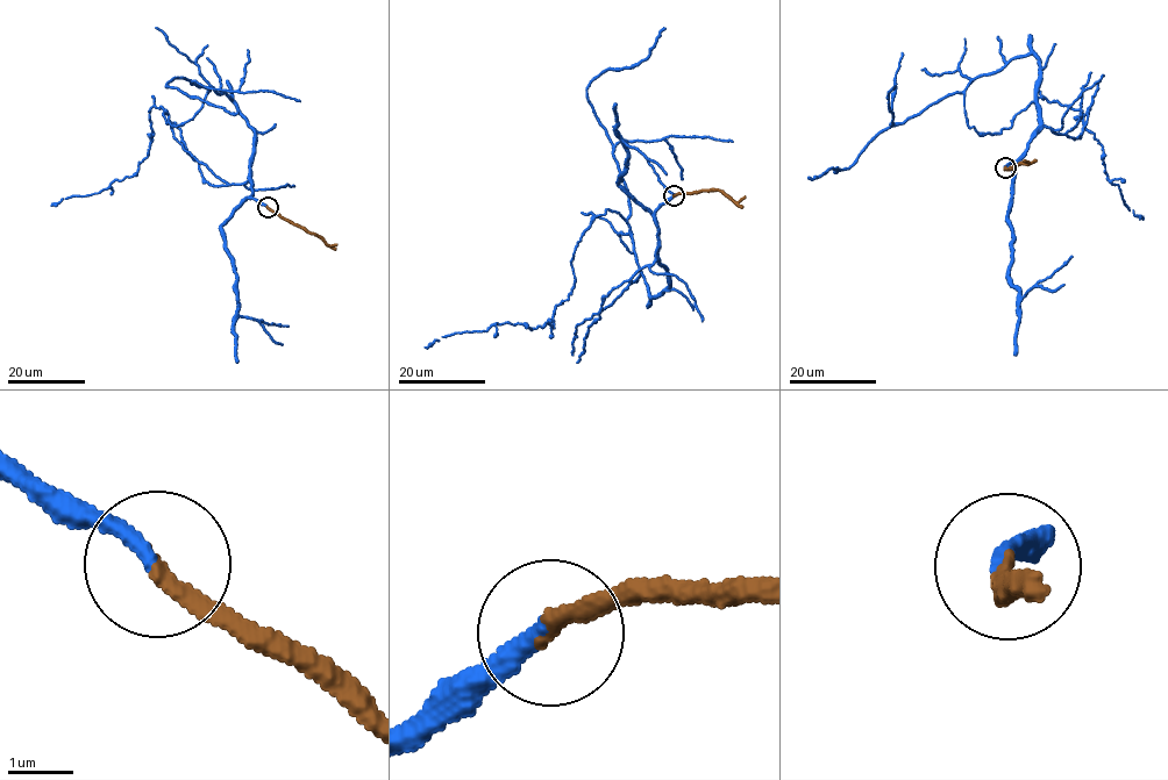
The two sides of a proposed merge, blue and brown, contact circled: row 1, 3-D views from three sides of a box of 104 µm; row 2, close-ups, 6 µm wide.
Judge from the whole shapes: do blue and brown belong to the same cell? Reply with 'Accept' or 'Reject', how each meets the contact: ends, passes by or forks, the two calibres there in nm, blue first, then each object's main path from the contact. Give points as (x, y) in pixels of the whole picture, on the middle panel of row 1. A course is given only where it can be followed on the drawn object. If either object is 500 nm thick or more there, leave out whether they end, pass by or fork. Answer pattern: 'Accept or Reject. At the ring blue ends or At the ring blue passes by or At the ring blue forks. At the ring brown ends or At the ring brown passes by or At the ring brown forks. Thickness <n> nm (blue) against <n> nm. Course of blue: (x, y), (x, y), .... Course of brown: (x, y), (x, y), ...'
Accept. At the ring blue ends. At the ring brown ends. Thickness 260 nm (blue) against 240 nm. Course of blue: (674, 197), (654, 214), (661, 295), (606, 209), (574, 255), (554, 327), (503, 323), (425, 346). Course of brown: (674, 197), (712, 190), (736, 202), (745, 195)

